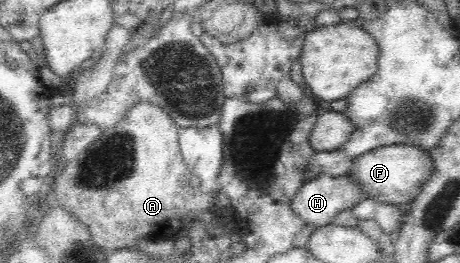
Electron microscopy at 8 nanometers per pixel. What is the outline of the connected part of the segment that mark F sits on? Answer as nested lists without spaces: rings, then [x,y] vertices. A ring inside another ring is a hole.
[[[405,144],[375,148],[353,159],[348,176],[363,190],[366,198],[379,203],[408,207],[431,178],[433,160],[429,152]]]

